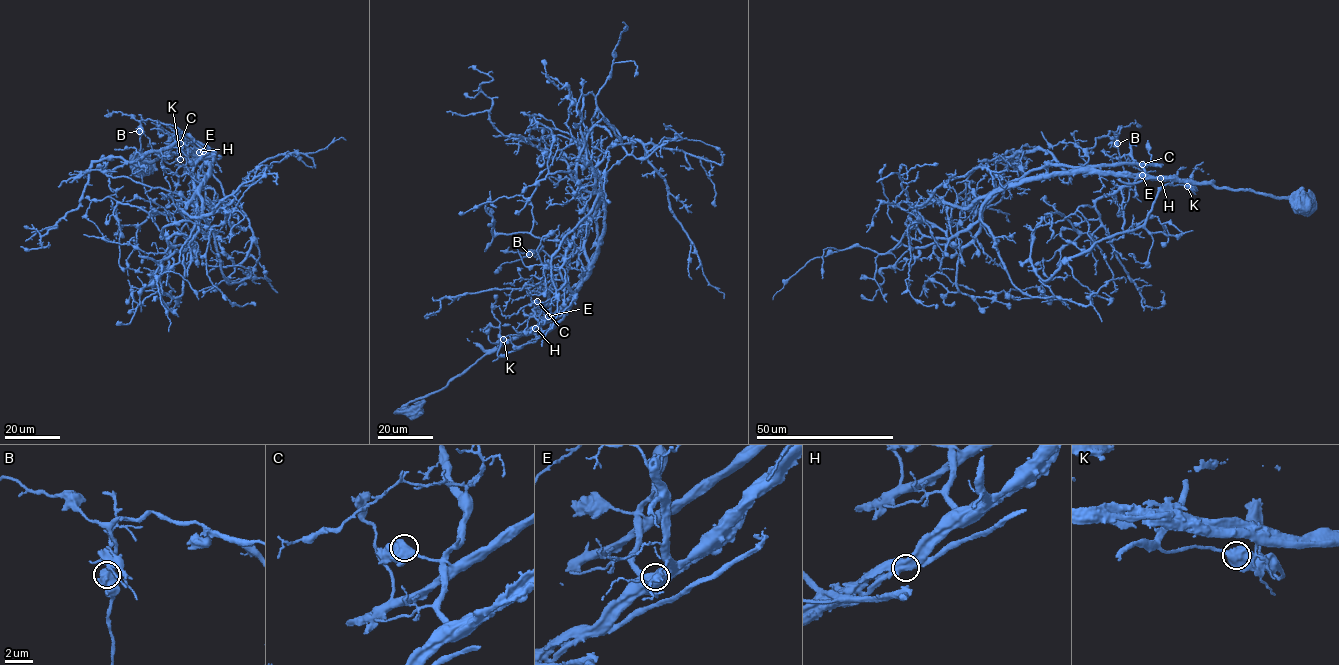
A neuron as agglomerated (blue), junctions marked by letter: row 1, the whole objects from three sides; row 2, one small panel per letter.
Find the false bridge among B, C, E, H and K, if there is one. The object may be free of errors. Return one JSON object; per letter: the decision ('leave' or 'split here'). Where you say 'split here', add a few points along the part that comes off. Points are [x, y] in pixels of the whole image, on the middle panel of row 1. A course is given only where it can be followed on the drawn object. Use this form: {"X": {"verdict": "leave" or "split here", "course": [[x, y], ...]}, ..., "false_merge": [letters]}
{"B": {"verdict": "leave"}, "C": {"verdict": "leave"}, "E": {"verdict": "leave"}, "H": {"verdict": "split here", "course": [[535, 328], [560, 316], [570, 306]]}, "K": {"verdict": "leave"}, "false_merge": ["H"]}

